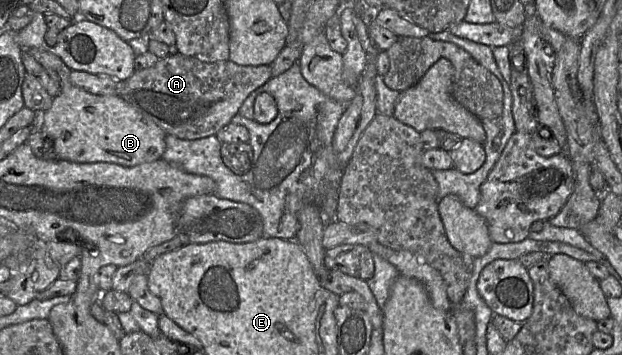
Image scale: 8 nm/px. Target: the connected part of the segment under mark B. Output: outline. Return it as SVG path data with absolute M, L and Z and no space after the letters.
M68 69L68 74L64 76L59 76L60 80L60 91L57 96L54 97L51 107L43 112L37 113L40 118L40 130L51 140L54 151L57 154L57 157L61 160L67 160L76 163L97 163L97 162L108 162L122 165L125 167L133 167L143 163L149 163L162 159L162 156L166 150L166 132L155 124L152 120L146 118L142 115L136 108L131 106L125 99L120 95L95 95L86 90L73 85L70 82L70 73L72 70Z

